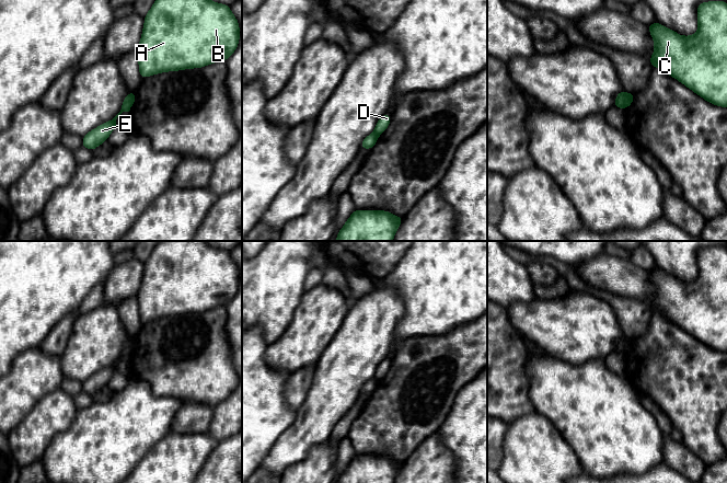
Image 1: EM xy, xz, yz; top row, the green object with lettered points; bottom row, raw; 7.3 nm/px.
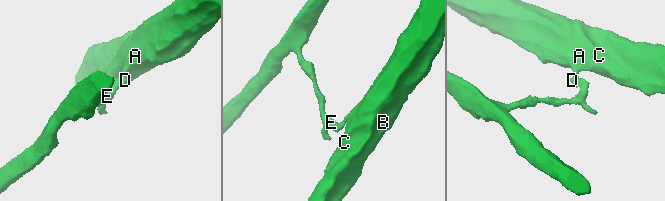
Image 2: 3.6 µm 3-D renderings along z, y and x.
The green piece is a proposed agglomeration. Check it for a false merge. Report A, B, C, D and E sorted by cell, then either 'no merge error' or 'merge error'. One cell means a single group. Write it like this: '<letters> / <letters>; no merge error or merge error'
A B C D / E; merge error

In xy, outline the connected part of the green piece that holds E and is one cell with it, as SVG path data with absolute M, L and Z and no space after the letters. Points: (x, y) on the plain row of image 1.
M128 338L125 342L120 357L113 365L100 370L99 372L94 373L90 378L88 378L82 384L82 391L92 396L96 392L99 392L101 389L106 387L108 381L111 380L112 376L117 372L117 370L116 370L117 363L123 357L129 357L132 349L134 348L131 347L131 341L130 341L130 338Z

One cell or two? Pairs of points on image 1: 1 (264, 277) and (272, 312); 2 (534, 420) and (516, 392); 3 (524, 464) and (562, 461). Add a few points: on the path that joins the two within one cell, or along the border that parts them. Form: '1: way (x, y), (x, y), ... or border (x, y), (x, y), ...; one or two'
1: way (265, 286), (265, 295), (270, 303); one
2: border (537, 412), (522, 414), (507, 424); two
3: way (533, 464), (540, 461), (553, 461); one

